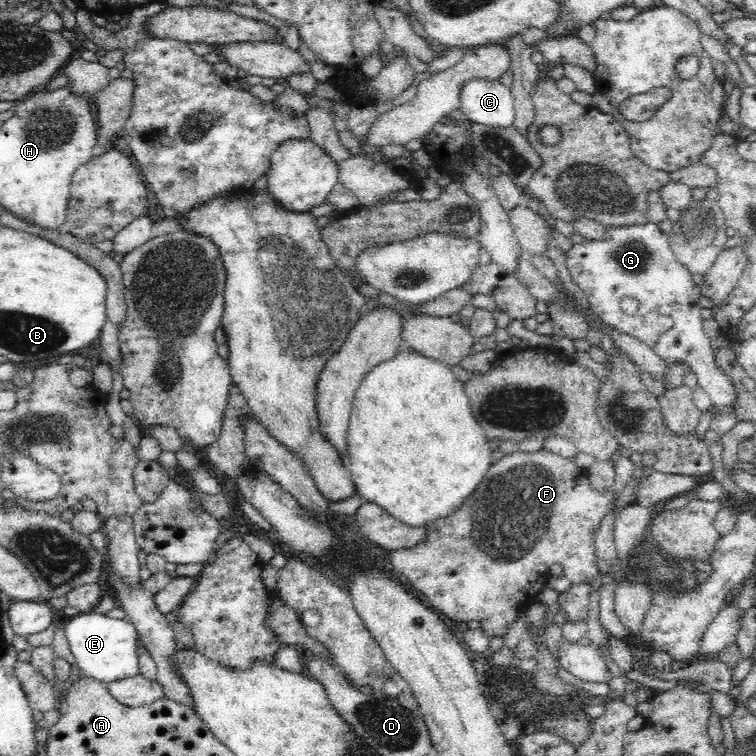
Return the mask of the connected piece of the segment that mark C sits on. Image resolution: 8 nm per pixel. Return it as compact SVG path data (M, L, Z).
M473 78L462 86L461 110L468 121L502 128L515 120L515 105L511 88L499 81Z

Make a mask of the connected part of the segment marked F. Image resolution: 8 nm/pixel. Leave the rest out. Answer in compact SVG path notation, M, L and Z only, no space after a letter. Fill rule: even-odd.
M546 449L537 450L533 453L523 453L516 451L507 455L503 455L498 462L491 464L487 470L482 482L478 488L466 498L466 502L460 508L456 508L452 514L438 518L436 522L432 522L427 526L426 536L424 540L412 548L400 549L391 551L390 564L392 570L404 578L404 580L412 586L416 592L420 592L430 602L430 606L434 606L436 610L440 610L448 618L455 622L470 622L470 620L478 620L480 628L488 634L490 638L497 636L506 636L510 624L518 618L518 614L523 612L532 602L538 599L538 593L547 584L548 578L551 576L550 567L553 564L560 564L564 569L564 577L572 581L572 584L577 585L580 583L587 583L589 580L593 583L595 576L600 574L596 562L595 539L593 532L597 529L597 524L600 519L608 512L609 504L613 499L613 487L598 492L589 481L589 471L578 467L574 460L564 458L559 454L547 451Z

